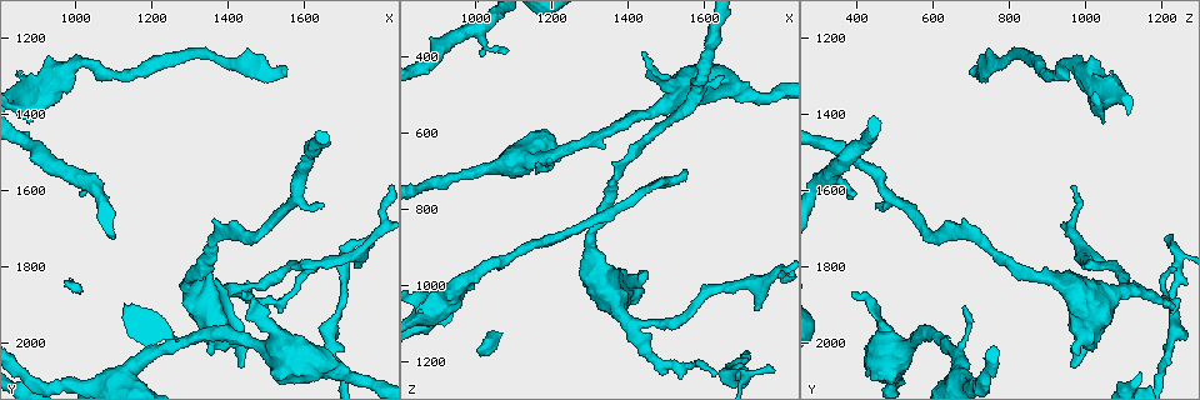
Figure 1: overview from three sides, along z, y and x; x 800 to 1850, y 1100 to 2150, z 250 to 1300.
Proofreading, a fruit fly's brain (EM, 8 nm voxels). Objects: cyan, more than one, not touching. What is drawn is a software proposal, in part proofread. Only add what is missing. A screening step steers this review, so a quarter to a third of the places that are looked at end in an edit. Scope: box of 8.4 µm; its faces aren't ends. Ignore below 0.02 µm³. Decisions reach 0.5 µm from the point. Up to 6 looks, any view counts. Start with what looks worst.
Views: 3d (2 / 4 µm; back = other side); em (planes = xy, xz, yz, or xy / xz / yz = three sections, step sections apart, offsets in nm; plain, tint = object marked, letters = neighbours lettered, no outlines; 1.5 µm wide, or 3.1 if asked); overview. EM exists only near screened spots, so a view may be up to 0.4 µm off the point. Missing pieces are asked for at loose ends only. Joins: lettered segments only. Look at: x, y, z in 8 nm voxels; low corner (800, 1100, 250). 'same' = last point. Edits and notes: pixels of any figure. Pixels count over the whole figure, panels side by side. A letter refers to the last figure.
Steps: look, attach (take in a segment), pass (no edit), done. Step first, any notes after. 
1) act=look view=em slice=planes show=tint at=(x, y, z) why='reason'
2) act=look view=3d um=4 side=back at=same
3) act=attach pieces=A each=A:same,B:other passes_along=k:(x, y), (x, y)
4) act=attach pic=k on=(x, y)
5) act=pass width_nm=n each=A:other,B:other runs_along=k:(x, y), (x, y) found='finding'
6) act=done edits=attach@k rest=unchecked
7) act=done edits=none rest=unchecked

act=look view=3d um=2 at=(1540, 1290, 690)

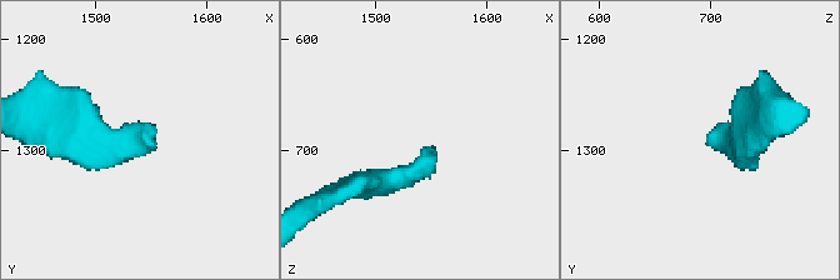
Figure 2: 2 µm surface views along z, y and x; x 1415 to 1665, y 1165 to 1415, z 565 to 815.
act=look view=em slice=planes show=tint at=(1542, 1284, 696) why='need the tissue'

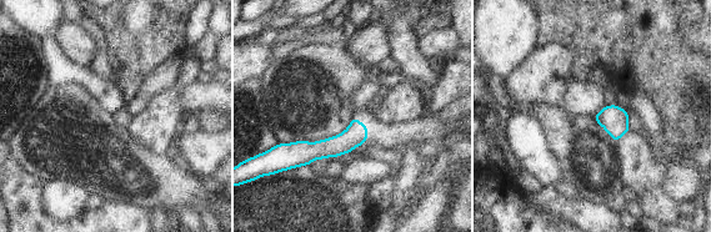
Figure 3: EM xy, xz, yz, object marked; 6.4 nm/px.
act=look view=em slice=planes show=letters at=same

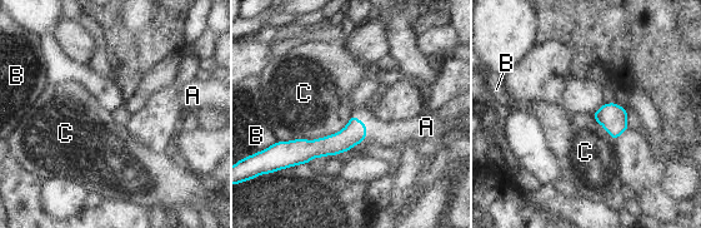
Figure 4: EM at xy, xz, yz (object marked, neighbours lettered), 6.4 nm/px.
act=attach pieces=A width_nm=150 each=A:same,B:other,C:other passes_along=4:(354, 133), (365, 124), (382, 133) found='it goes on there'

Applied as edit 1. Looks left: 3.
act=look view=em slice=xz step=8 show=letters at=(1430, 1870, 390) why='free end'

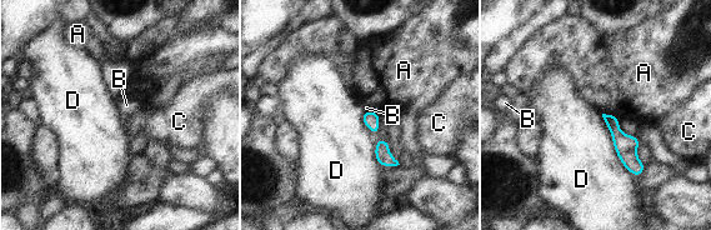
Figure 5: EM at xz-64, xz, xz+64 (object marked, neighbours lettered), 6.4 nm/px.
act=pass each=A:other,B:other,C:other,D:other border=5:(601, 114), (617, 158), (635, 176) found='no lettered segment goes on from it'

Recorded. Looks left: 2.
act=done edits=attach@4 rest=unchecked

